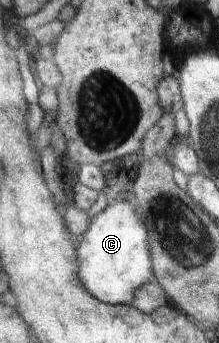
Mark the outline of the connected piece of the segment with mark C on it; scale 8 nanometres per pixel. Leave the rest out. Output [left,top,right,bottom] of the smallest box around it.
[78,200,155,303]

